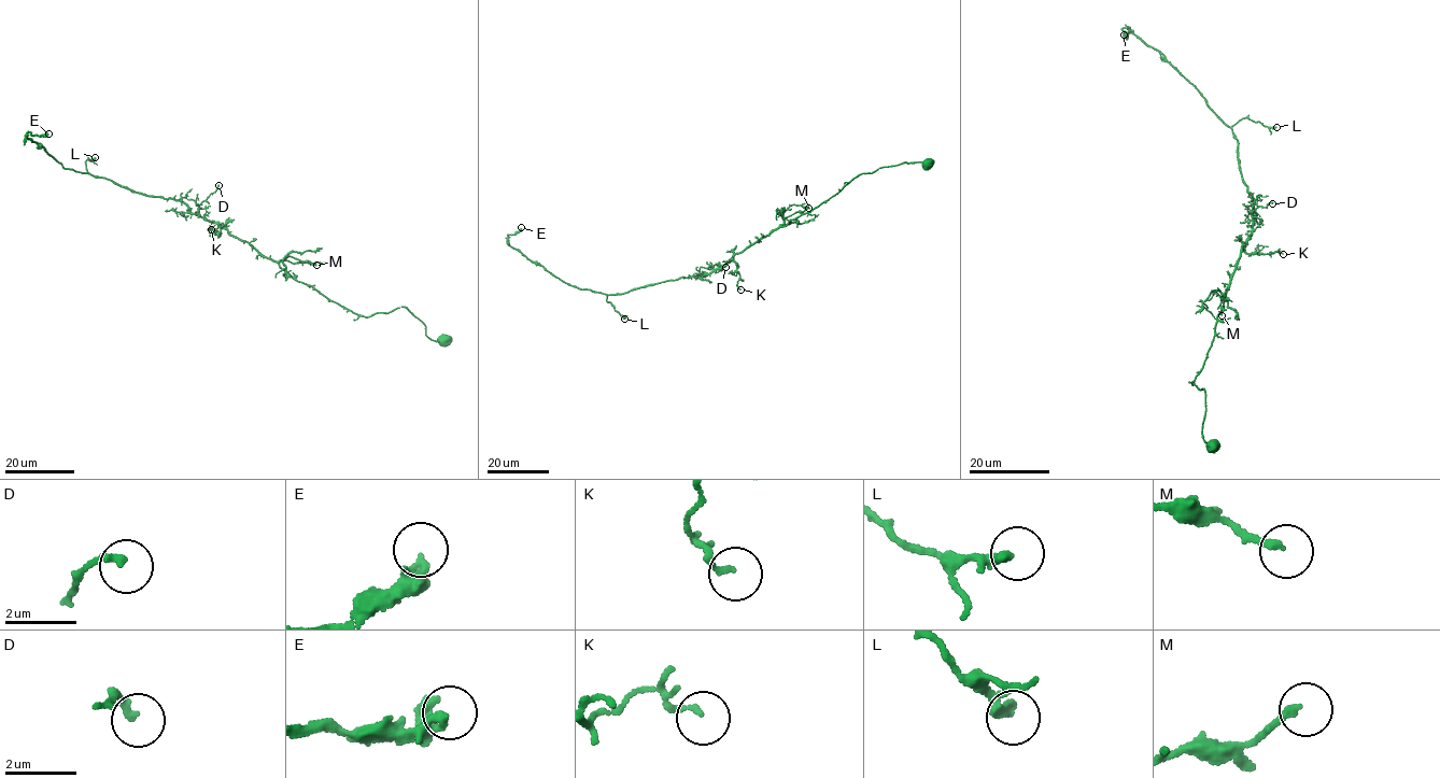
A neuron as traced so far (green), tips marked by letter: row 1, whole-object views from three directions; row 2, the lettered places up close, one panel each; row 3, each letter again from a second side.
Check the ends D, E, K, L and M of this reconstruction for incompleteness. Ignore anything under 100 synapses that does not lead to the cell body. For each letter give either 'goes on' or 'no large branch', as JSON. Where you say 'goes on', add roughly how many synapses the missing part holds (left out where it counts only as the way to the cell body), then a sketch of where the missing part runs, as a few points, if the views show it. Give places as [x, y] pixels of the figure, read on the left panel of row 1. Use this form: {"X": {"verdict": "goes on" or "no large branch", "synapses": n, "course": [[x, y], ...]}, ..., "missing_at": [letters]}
{"D": {"verdict": "no large branch"}, "E": {"verdict": "no large branch"}, "K": {"verdict": "no large branch"}, "L": {"verdict": "no large branch"}, "M": {"verdict": "no large branch"}, "missing_at": []}

